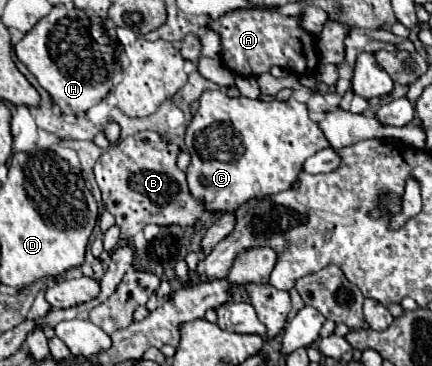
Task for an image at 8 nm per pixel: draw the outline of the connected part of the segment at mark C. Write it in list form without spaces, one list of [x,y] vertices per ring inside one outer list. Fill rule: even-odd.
[[[206,91],[200,97],[200,105],[196,115],[186,127],[186,149],[192,157],[186,177],[188,177],[188,191],[194,199],[202,201],[204,207],[212,213],[222,211],[238,211],[246,201],[268,197],[280,191],[290,189],[302,165],[308,157],[318,153],[320,149],[328,147],[328,139],[322,133],[320,125],[310,119],[306,103],[296,101],[290,97],[288,101],[262,101],[262,99],[248,99],[248,97],[228,97],[222,91]]]

